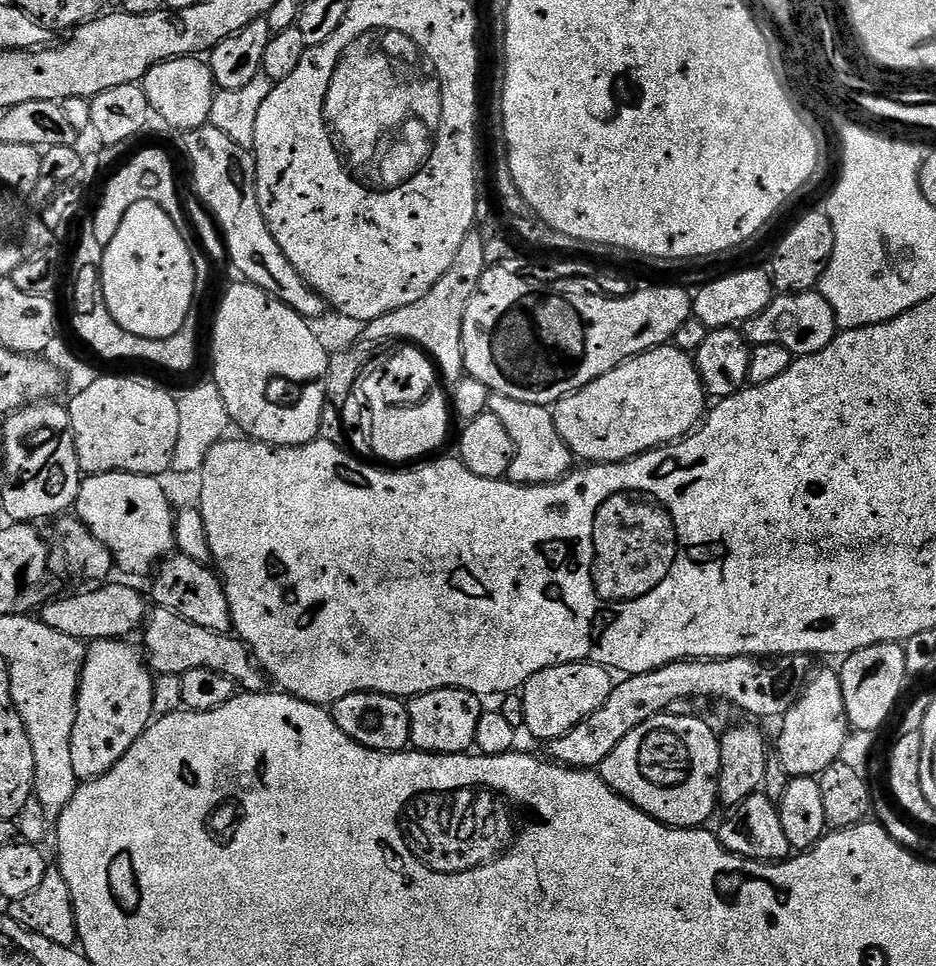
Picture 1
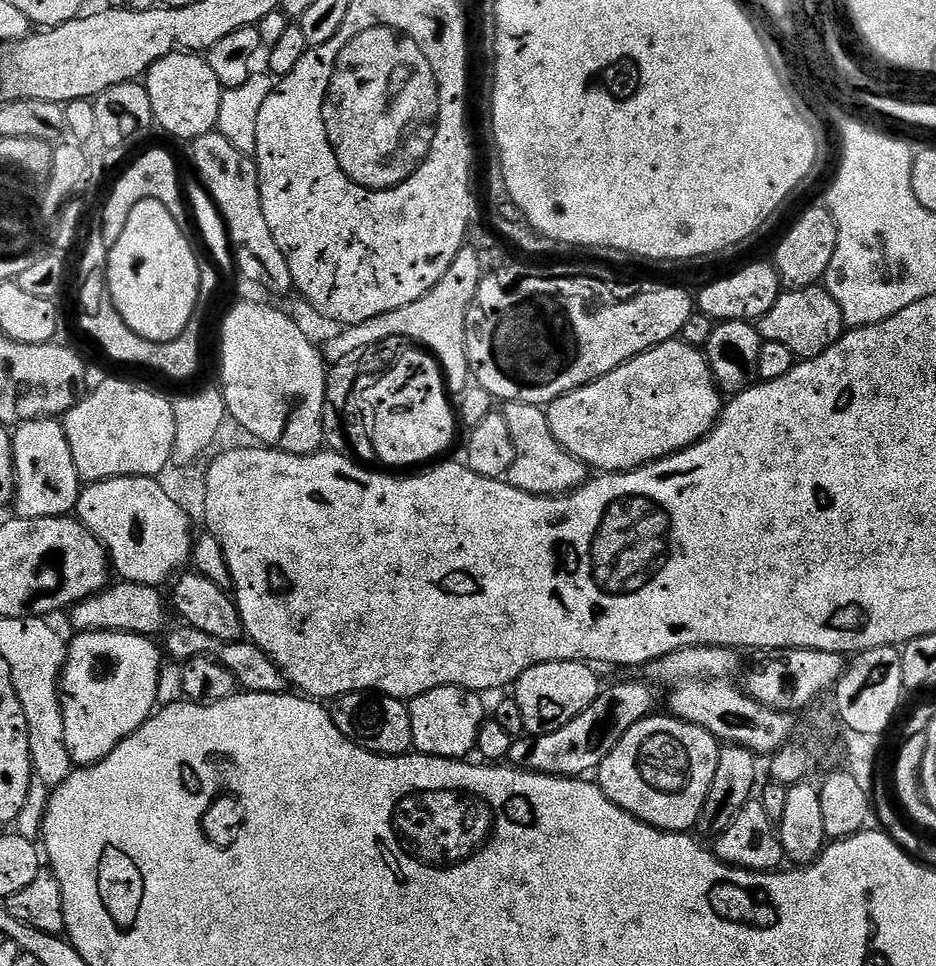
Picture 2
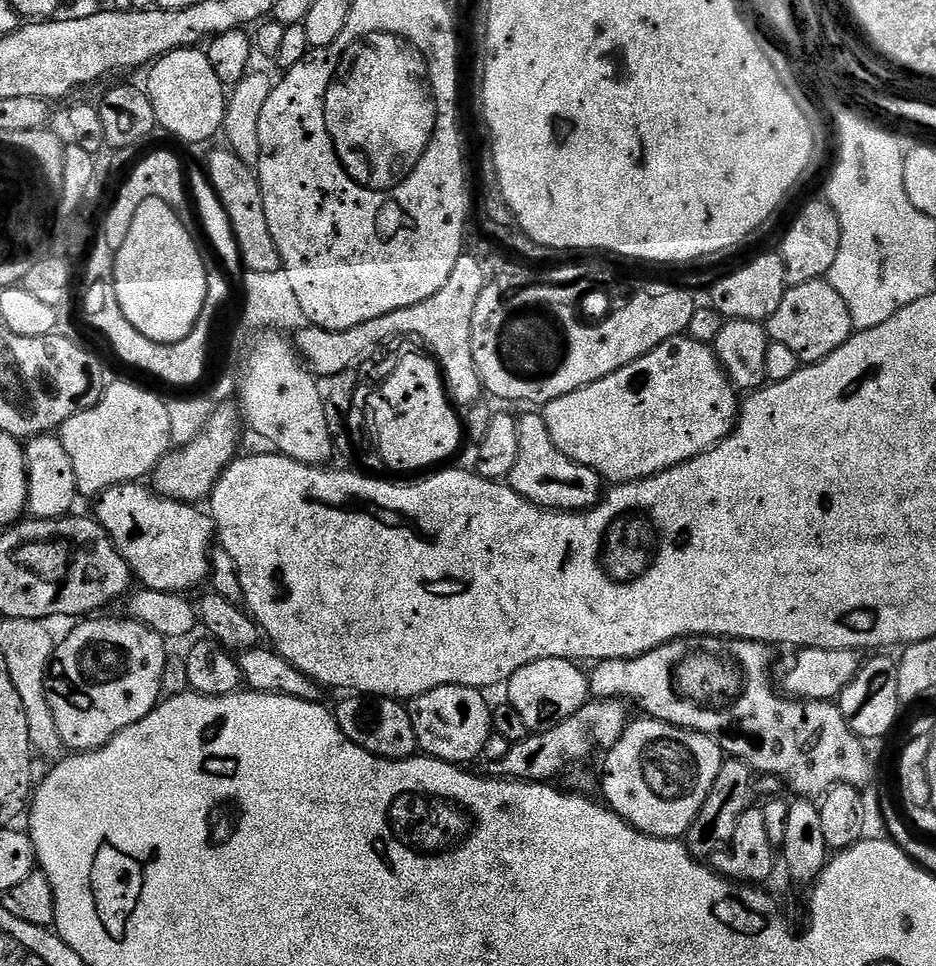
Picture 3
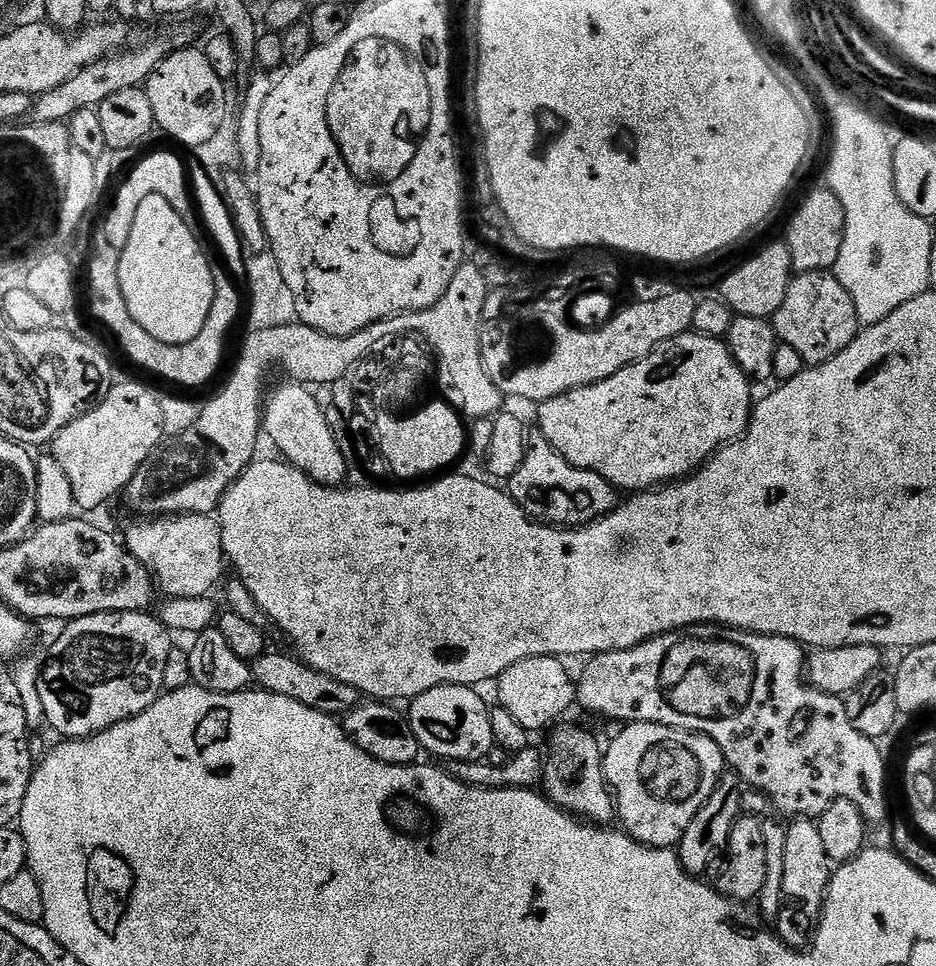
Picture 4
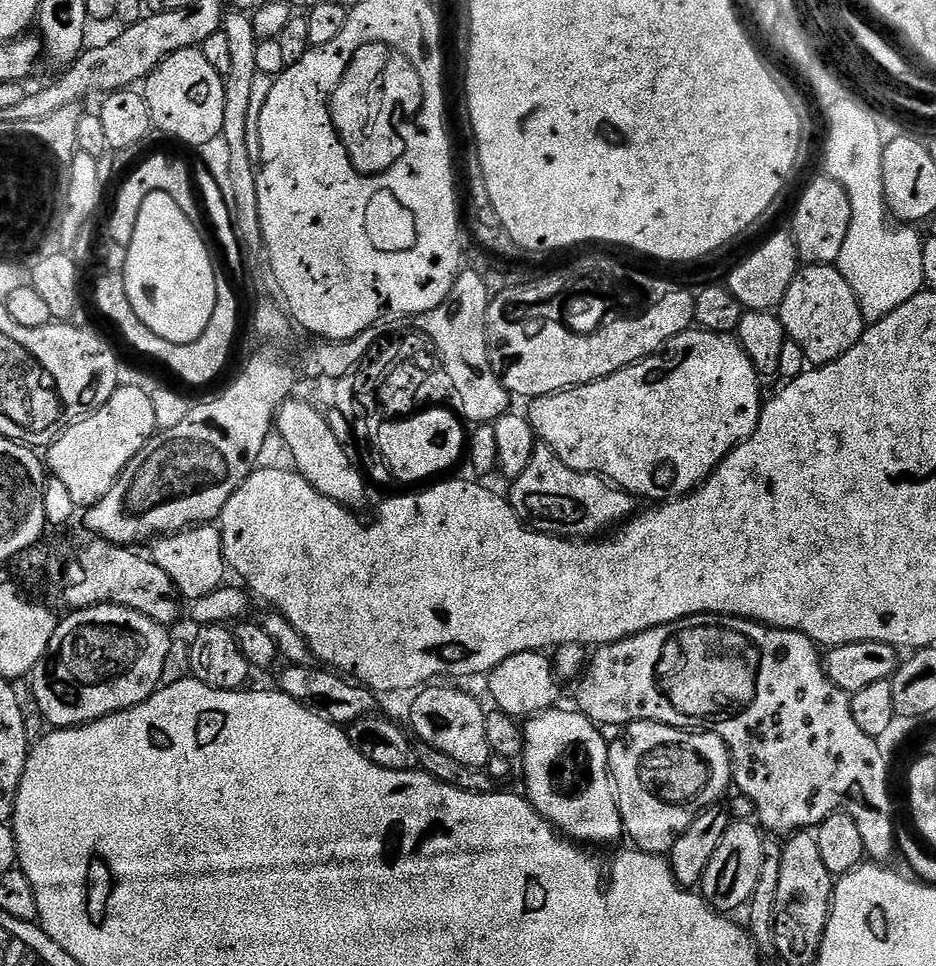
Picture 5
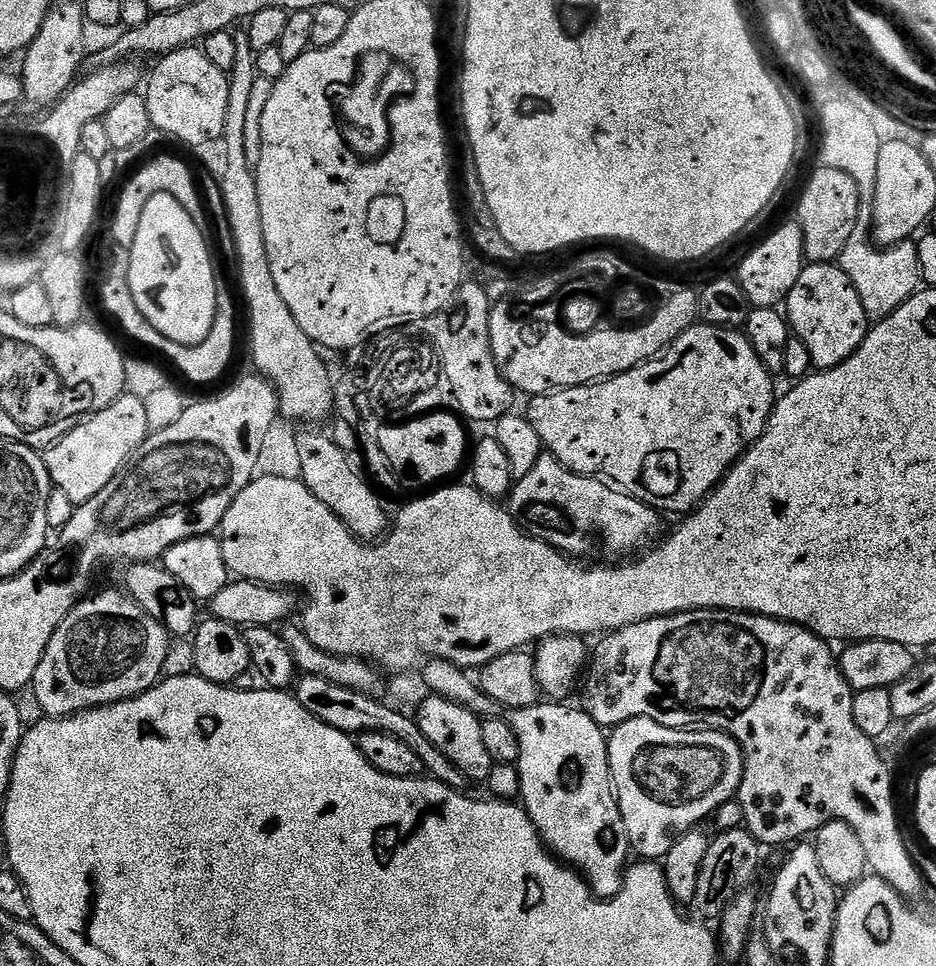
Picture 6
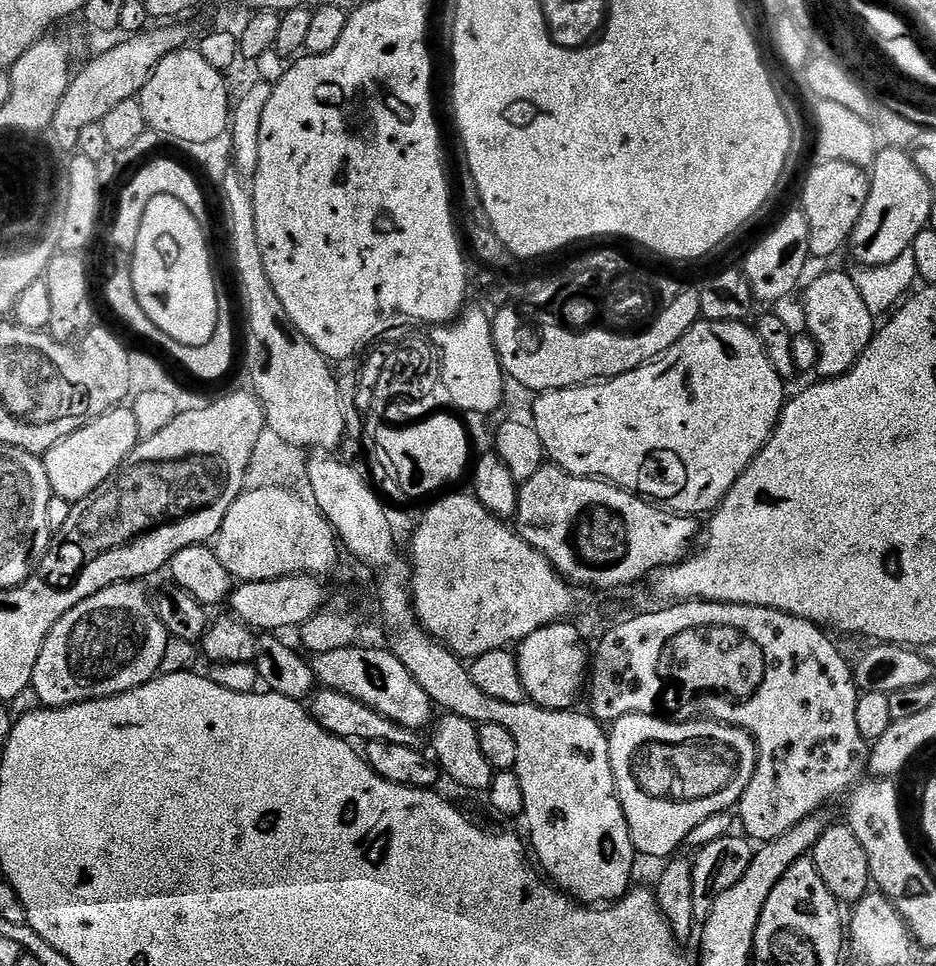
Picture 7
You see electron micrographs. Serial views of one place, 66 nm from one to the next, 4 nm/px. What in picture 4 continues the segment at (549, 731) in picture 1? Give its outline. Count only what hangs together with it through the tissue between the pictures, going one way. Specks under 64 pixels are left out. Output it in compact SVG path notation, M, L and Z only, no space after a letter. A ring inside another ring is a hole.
M535 656L534 658L522 658L522 662L514 662L514 666L510 666L495 681L496 696L499 707L510 710L511 716L517 722L522 722L522 726L526 726L526 730L530 734L536 734L543 728L551 729L571 708L576 704L576 680L568 673L568 668L563 659L555 656Z

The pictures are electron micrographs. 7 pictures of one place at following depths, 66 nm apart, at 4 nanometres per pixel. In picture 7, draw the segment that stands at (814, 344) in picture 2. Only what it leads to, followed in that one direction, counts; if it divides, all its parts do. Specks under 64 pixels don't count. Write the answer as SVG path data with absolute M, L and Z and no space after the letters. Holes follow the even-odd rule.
M824 272L812 281L807 281L804 292L804 324L807 335L818 342L818 366L815 375L825 380L845 376L858 362L858 358L870 346L878 331L877 317L866 310L858 286L854 286L851 275L845 272Z

